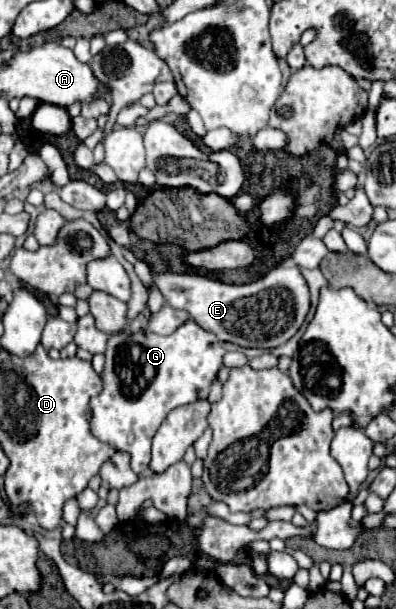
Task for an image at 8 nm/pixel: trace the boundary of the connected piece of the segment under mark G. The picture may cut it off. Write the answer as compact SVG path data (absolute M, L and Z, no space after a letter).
M187 319L173 335L157 335L157 333L135 333L135 335L121 335L115 333L109 337L107 351L105 351L105 369L101 373L103 379L103 391L91 399L91 431L101 441L113 445L117 451L125 451L131 455L131 467L135 473L143 473L149 467L151 457L151 439L159 425L165 421L169 411L195 403L201 399L207 399L213 381L217 379L217 371L223 365L223 355L227 351L223 349L221 341L201 329L193 319Z

